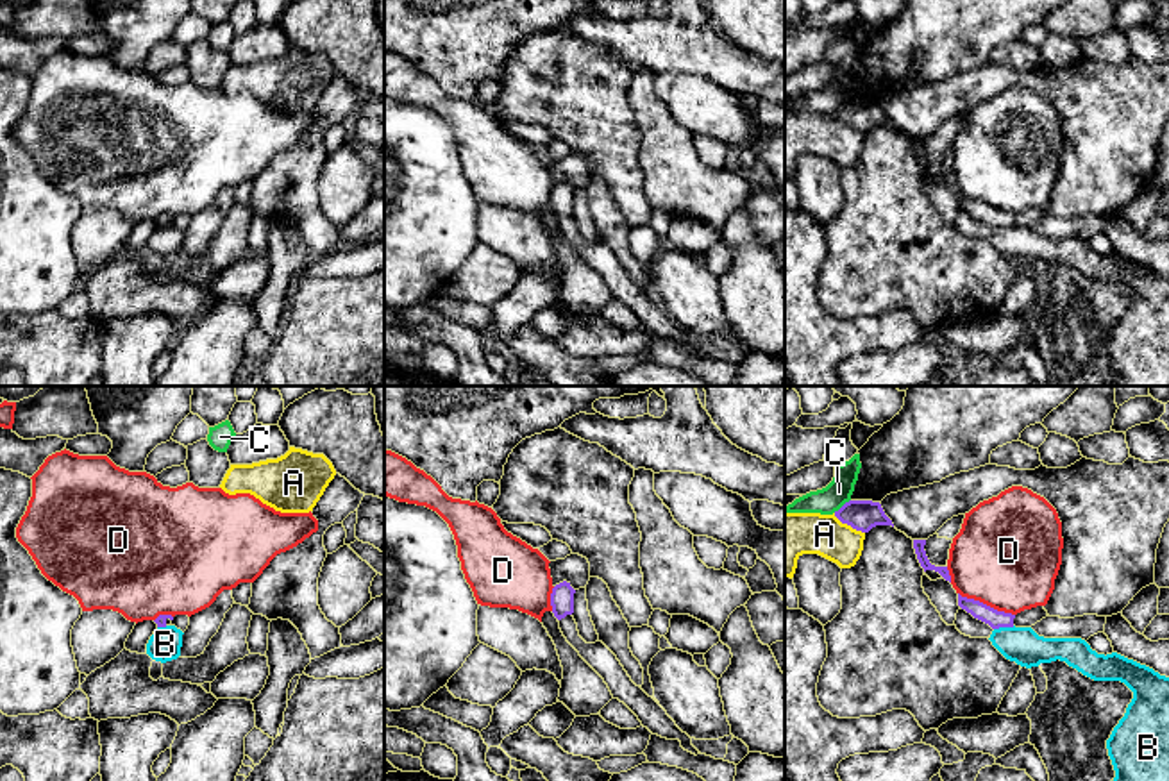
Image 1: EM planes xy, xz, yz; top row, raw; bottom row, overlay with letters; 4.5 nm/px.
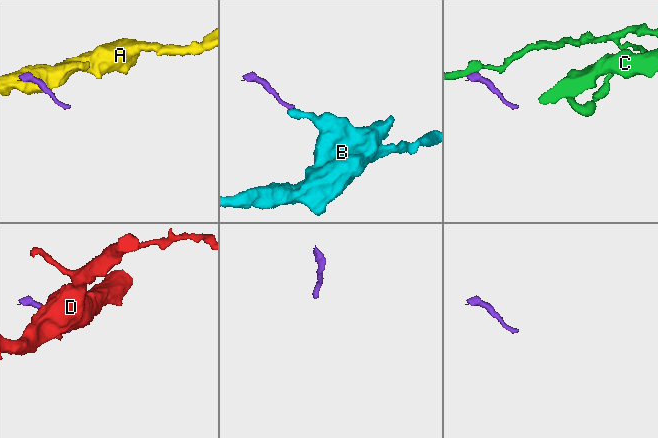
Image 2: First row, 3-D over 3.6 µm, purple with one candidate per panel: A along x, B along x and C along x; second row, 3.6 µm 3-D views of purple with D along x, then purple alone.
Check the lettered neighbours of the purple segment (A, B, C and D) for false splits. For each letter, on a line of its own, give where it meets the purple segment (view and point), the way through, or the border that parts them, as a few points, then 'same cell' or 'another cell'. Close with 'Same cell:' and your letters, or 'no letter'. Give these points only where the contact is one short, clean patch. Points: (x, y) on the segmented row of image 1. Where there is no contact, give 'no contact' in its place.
A: contact yz (849, 524); border yz (833, 513), (864, 533); another cell
B: contact yz (1003, 626); border yz (1014, 626), (994, 629); another cell
C: contact yz (842, 506); border yz (849, 499), (833, 512); another cell
D: contact yz (985, 604); border yz (958, 592), (1014, 615); another cell
Same cell: no letter

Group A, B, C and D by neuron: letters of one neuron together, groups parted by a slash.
A / B / C / D

